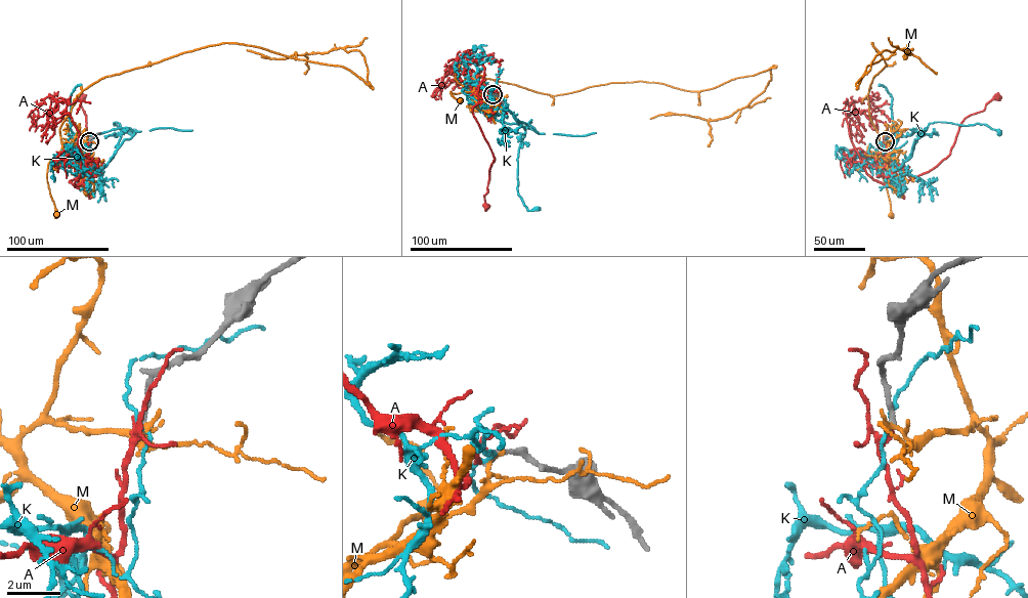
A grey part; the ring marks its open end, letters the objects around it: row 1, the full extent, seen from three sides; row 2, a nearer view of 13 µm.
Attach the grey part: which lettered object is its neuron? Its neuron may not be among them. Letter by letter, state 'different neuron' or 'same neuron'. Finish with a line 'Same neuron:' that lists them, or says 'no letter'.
A: same neuron
K: different neuron
M: different neuron
Same neuron: A

